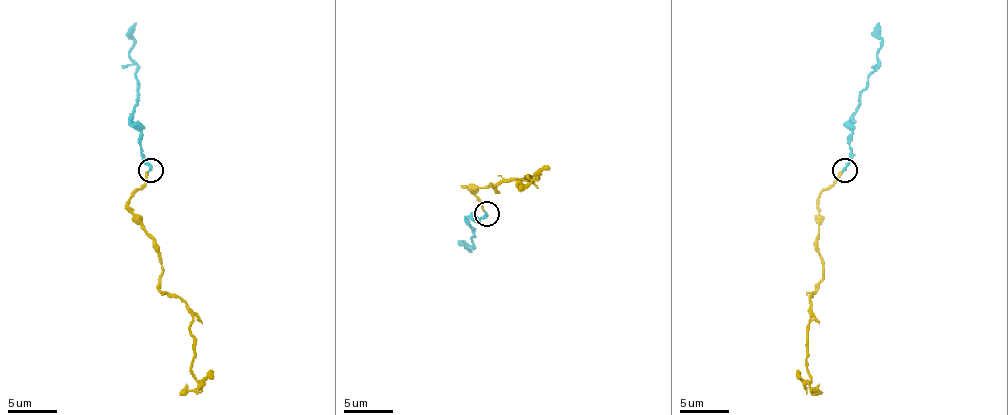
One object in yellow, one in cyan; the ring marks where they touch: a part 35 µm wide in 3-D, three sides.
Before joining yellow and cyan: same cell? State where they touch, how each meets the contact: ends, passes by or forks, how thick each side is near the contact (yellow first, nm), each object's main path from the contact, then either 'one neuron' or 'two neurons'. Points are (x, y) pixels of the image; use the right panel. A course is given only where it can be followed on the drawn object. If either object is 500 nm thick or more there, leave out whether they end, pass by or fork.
(844, 170) | yellow ends | cyan ends | 160/240 nm | yellow via (844, 170), (819, 195), (817, 244), (822, 266), (819, 288), (809, 298), (807, 372), (812, 394) | cyan via (844, 170), (851, 156), (849, 134), (859, 94), (878, 65), (881, 28), (876, 23) | one neuron

